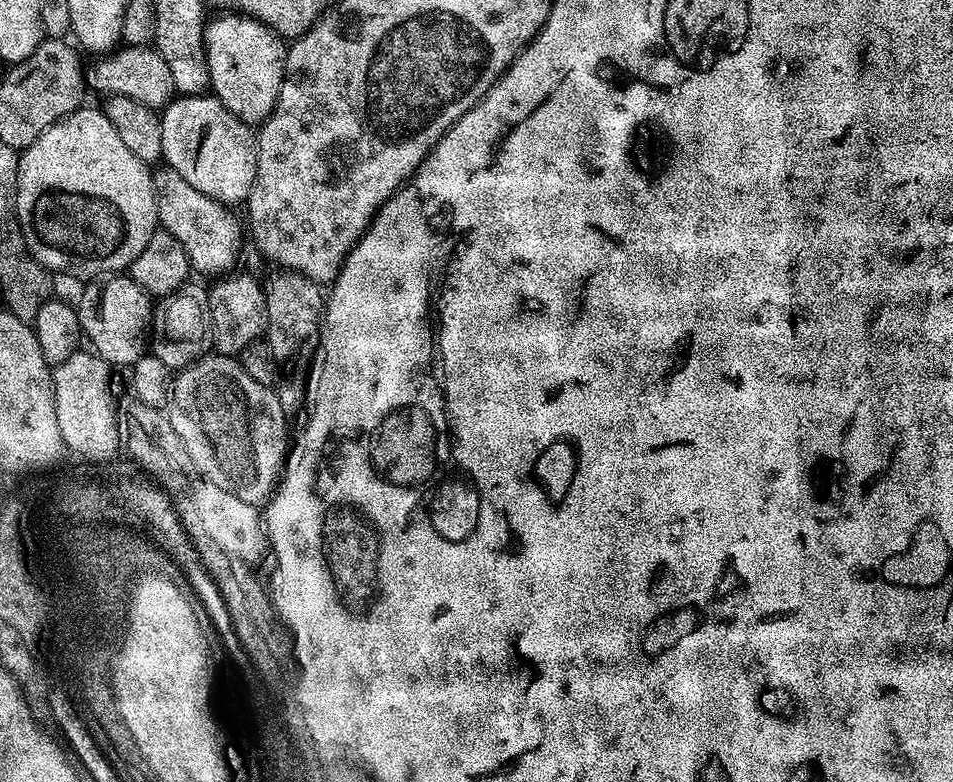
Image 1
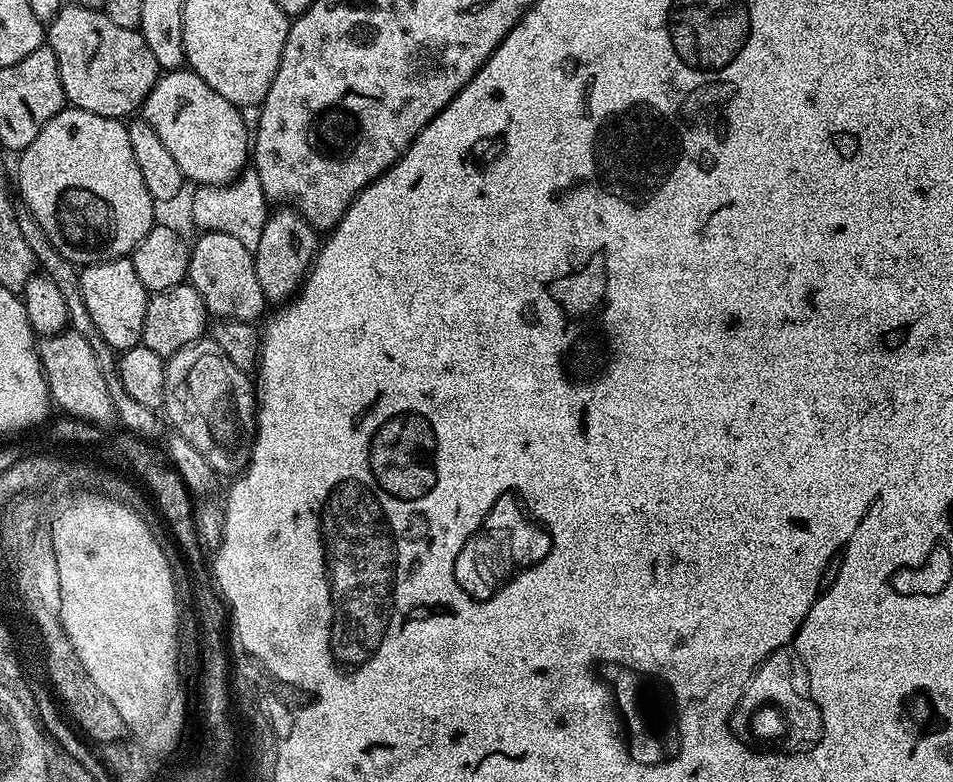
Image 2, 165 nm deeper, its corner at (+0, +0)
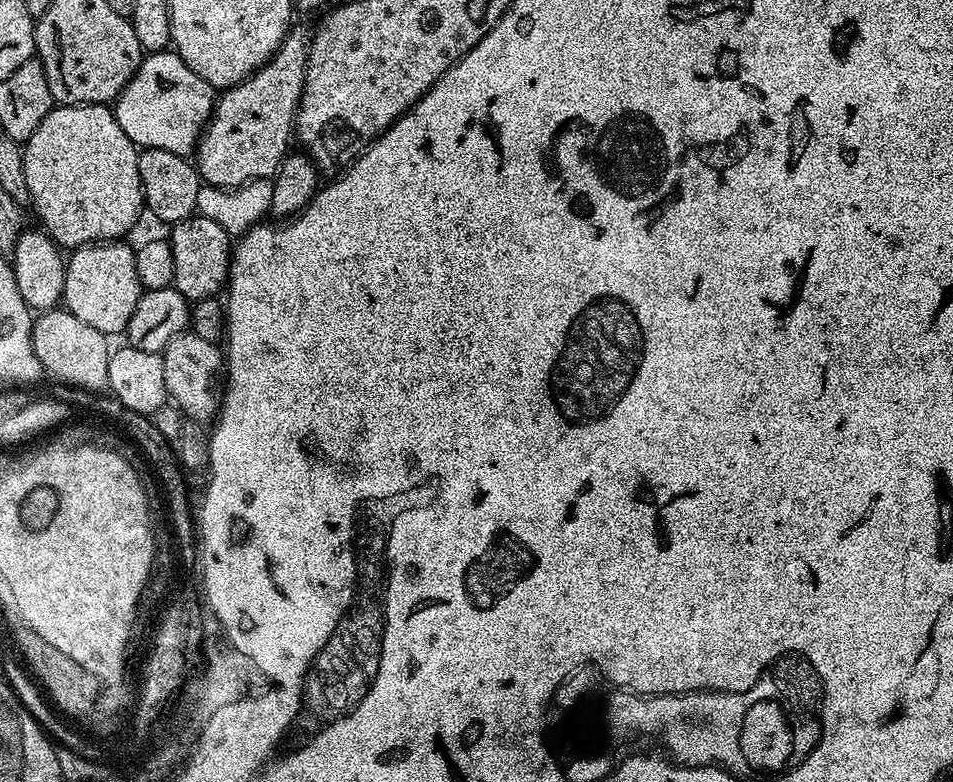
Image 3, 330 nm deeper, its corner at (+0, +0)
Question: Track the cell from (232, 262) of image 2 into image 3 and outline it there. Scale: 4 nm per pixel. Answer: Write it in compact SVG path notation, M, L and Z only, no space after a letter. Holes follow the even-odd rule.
M193 214L171 225L170 243L174 254L172 283L190 302L216 296L228 283L228 265L232 263L234 247L230 235L216 221Z

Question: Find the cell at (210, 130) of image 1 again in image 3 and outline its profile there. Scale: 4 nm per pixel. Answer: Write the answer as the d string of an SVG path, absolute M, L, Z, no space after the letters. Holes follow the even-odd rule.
M165 50L145 55L134 78L130 78L130 82L116 97L114 111L118 126L122 126L122 130L126 130L126 138L130 138L137 149L170 150L170 154L188 158L193 155L205 124L212 119L212 109L215 108L217 99L217 89L212 88L210 82L198 78L198 74L194 74L194 70L190 70L190 66L186 66L186 62L177 52Z

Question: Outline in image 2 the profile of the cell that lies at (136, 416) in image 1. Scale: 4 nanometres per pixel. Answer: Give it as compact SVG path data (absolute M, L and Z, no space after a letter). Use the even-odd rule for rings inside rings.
M27 210L17 211L16 221L18 230L22 230L22 238L26 238L26 246L30 246L30 250L36 256L39 271L48 276L50 282L54 282L58 286L59 292L62 293L62 298L66 302L71 331L82 334L82 338L86 338L86 342L90 342L90 350L94 350L94 358L98 358L98 368L102 370L102 378L106 378L106 390L110 392L111 400L114 402L117 421L120 420L129 433L147 440L156 440L154 438L158 437L164 428L166 429L165 423L155 409L142 406L123 389L120 381L118 353L106 342L106 338L102 338L102 334L98 334L98 326L94 326L94 318L90 318L90 310L86 310L86 302L82 298L80 289L81 269L77 265L71 264L66 258L62 258L62 254L58 254L58 250L54 250L54 242L50 242L50 238L46 238L46 230L42 230L42 226L38 226L38 222Z

